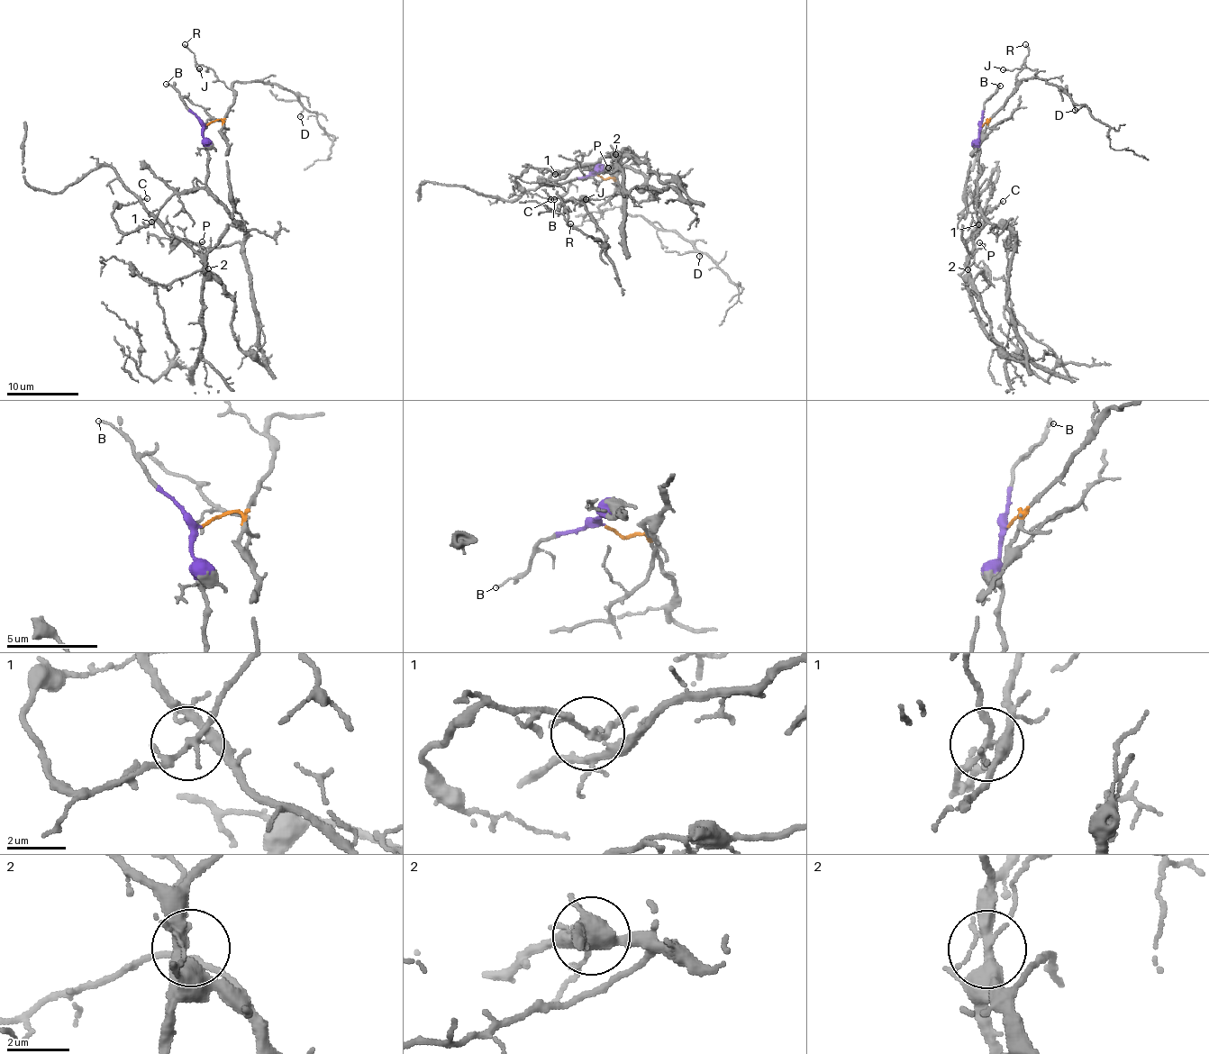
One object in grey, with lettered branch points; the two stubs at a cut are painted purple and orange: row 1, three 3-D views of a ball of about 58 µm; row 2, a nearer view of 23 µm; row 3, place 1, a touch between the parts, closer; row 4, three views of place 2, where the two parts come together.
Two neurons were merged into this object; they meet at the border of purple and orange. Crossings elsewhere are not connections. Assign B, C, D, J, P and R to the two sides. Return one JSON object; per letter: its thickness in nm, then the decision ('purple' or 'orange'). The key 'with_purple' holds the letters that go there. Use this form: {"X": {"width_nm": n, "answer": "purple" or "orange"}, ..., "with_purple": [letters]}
{"B": {"width_nm": 80, "answer": "purple"}, "C": {"width_nm": 110, "answer": "purple"}, "D": {"width_nm": 80, "answer": "orange"}, "J": {"width_nm": 120, "answer": "orange"}, "P": {"width_nm": 110, "answer": "purple"}, "R": {"width_nm": 130, "answer": "orange"}, "with_purple": ["B", "C", "P"]}

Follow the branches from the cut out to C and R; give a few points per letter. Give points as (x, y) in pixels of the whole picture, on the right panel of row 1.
C: (982, 126), (977, 134), (980, 177), (973, 205), (978, 225), (969, 237), (980, 216), (1003, 201)
R: (982, 126), (1015, 86), (1016, 76), (1025, 66), (1029, 52), (1026, 45)

